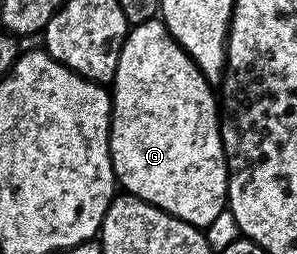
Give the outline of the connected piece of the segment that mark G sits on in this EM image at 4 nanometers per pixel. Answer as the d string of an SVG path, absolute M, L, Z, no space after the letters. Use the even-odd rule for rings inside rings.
M160 17L147 20L147 24L139 24L130 29L125 38L123 48L119 52L119 64L111 83L111 97L113 99L113 117L109 120L109 155L113 161L113 177L119 183L120 189L127 194L134 194L153 206L158 206L163 212L183 220L187 224L198 228L206 228L211 225L220 213L227 210L229 196L229 164L225 161L225 145L221 139L221 118L219 117L219 98L214 87L199 72L195 60L191 60L181 45L173 39L171 32L161 21Z

